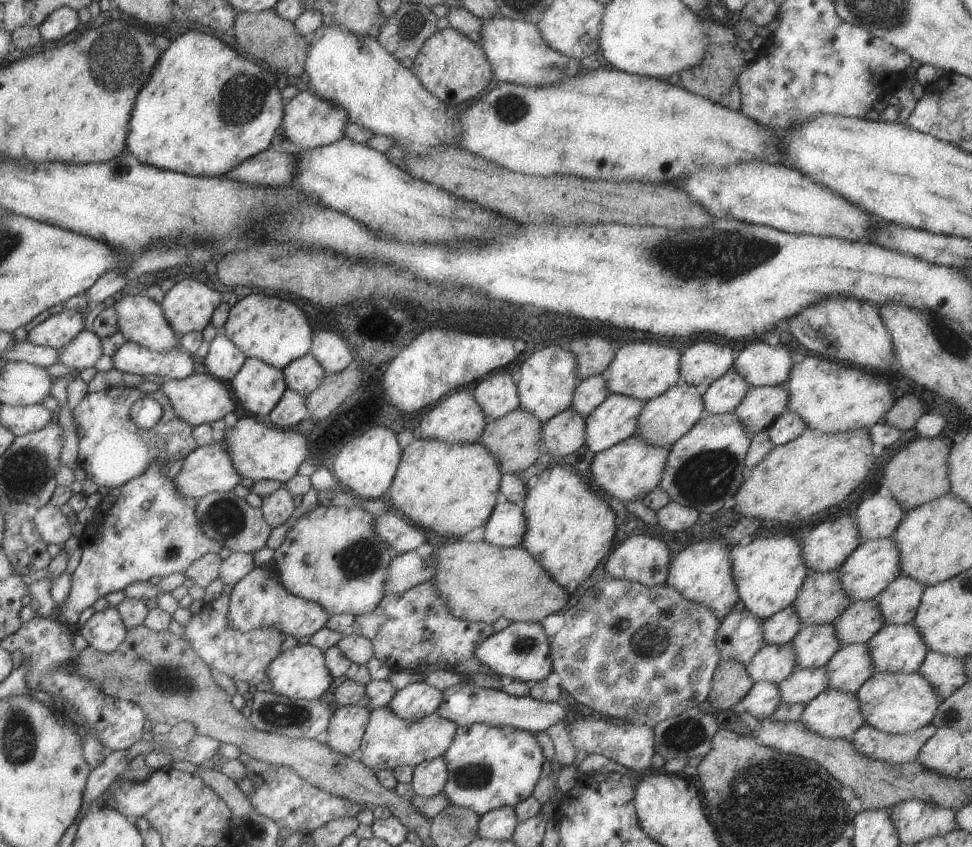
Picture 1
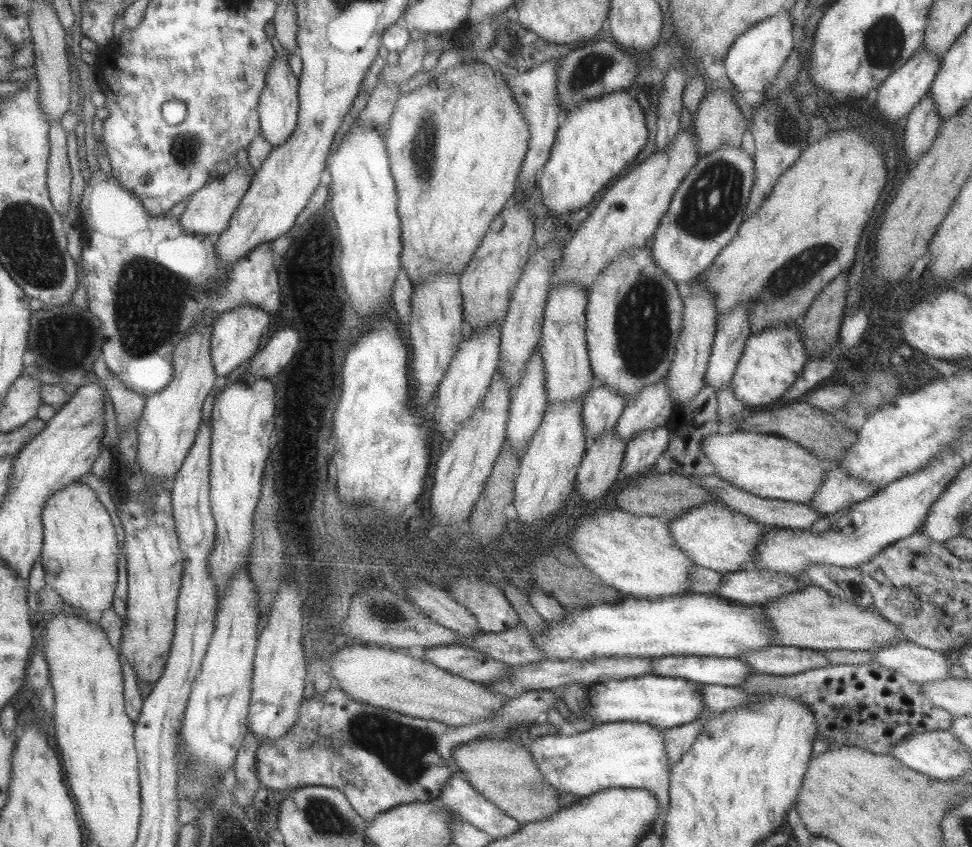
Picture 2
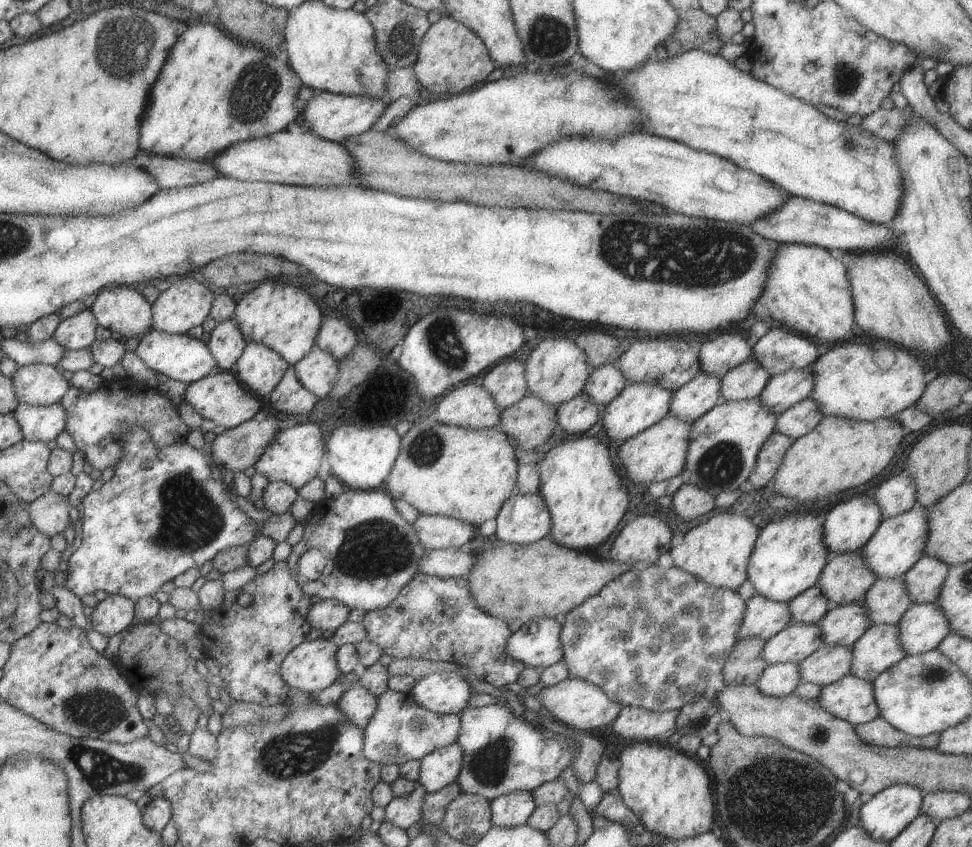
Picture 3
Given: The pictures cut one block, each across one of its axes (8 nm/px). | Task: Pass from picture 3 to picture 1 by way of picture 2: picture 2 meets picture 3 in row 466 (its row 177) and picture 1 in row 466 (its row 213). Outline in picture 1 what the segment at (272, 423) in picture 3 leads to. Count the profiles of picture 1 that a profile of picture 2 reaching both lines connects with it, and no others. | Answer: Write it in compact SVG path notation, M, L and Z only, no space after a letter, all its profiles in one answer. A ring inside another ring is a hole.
M223 441L212 442L211 444L198 446L190 452L183 460L182 467L173 476L173 486L177 492L187 500L197 500L207 493L232 491L233 487L239 484L241 477L231 466L231 458L227 456Z

